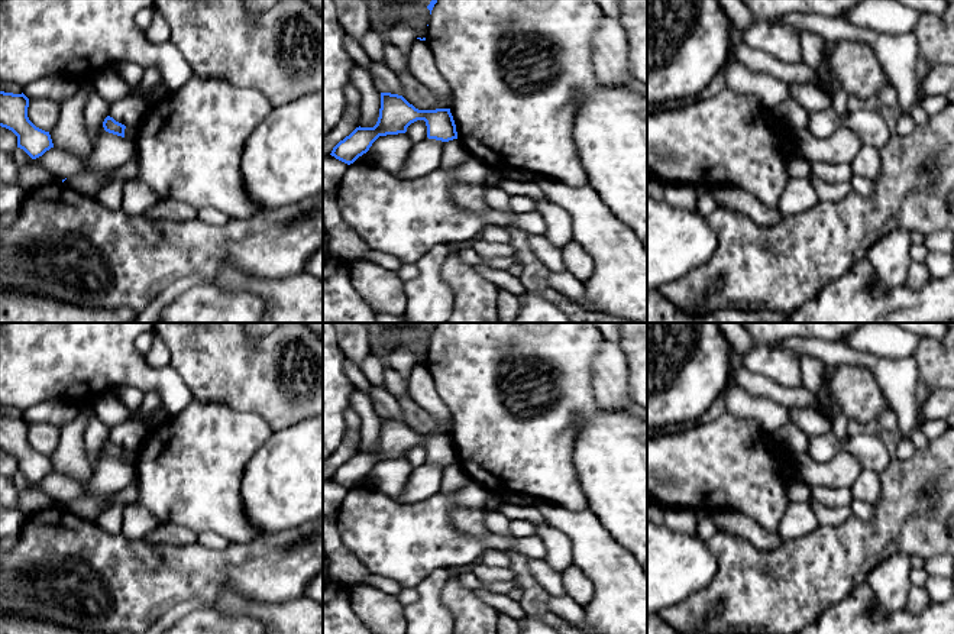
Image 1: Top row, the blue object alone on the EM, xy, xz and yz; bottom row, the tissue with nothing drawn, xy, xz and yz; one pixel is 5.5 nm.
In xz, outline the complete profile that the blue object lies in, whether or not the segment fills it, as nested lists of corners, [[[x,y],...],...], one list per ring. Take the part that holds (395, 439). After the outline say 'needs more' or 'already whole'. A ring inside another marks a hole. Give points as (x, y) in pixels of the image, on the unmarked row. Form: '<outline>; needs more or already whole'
[[[381,417],[379,441],[373,452],[356,452],[332,475],[332,481],[350,489],[366,478],[379,460],[405,457],[407,452],[424,444],[427,462],[442,466],[457,463],[456,449],[450,433],[418,434],[402,420]]]; already whole

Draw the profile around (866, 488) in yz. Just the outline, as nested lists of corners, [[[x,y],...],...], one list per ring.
[[[863,470],[850,489],[856,499],[873,505],[880,498],[880,476],[873,470]]]

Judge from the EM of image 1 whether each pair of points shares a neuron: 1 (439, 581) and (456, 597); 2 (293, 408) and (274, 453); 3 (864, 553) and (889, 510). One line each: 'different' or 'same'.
1: different
2: different
3: same

